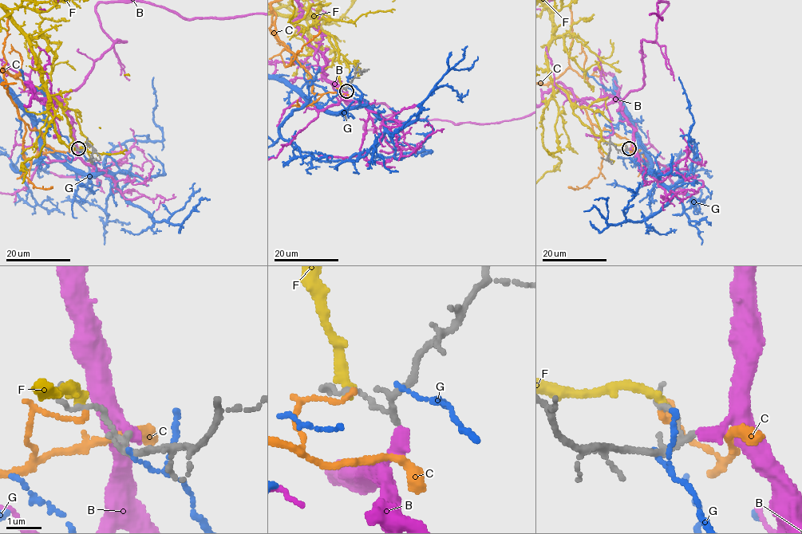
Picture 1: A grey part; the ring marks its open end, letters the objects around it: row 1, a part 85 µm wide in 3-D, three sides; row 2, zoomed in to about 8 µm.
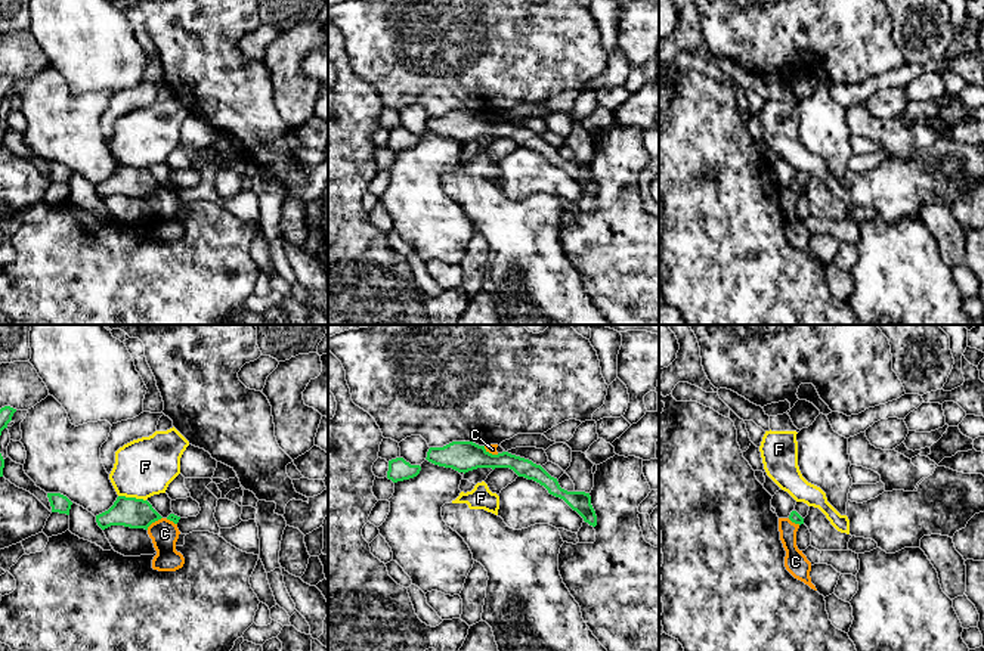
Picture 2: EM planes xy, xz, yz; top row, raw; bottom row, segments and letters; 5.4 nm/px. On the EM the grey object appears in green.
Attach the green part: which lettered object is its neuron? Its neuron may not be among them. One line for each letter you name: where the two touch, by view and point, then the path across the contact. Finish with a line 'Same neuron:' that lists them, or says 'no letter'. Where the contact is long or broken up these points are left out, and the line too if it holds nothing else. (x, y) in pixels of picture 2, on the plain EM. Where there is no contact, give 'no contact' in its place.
B: no contact
Same neuron: B

